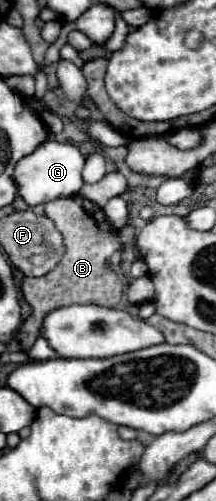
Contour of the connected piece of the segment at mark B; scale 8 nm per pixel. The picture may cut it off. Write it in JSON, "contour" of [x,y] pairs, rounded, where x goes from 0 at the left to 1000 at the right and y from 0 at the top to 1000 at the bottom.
{"contour":[[[324,389],[213,405],[204,425],[278,457],[306,501],[278,525],[213,549],[102,557],[102,589],[120,605],[148,613],[148,629],[93,649],[74,665],[74,681],[93,685],[102,701],[130,701],[148,685],[176,677],[194,633],[231,617],[287,609],[343,609],[343,605],[444,605],[444,609],[537,613],[565,593],[565,557],[519,537],[500,537],[500,517],[519,513],[519,505],[565,497],[556,461],[500,445],[472,413],[389,397],[380,389]]]}

